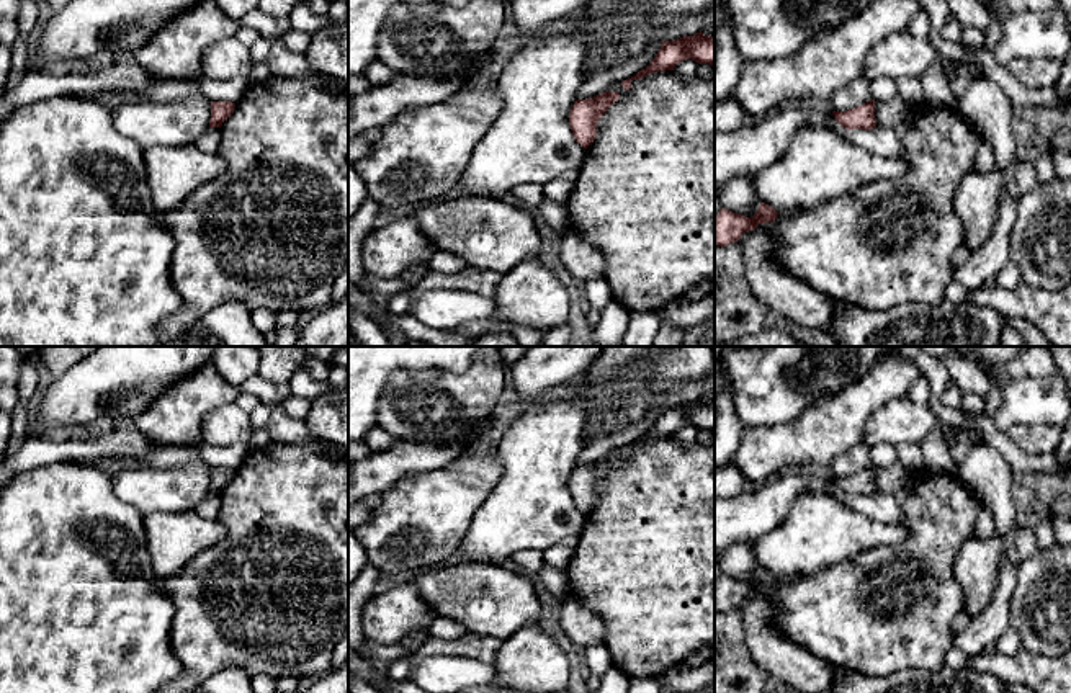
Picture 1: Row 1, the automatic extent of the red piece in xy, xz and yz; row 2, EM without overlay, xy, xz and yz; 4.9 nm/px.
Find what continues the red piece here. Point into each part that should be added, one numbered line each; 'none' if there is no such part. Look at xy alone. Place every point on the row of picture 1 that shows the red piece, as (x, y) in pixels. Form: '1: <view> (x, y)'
none

